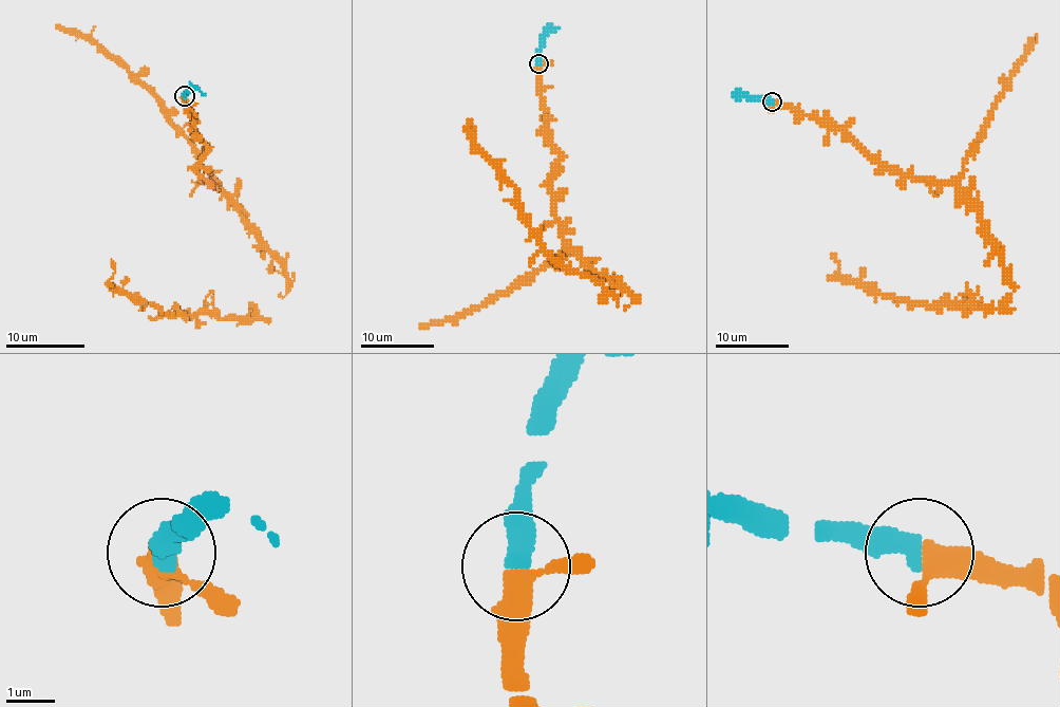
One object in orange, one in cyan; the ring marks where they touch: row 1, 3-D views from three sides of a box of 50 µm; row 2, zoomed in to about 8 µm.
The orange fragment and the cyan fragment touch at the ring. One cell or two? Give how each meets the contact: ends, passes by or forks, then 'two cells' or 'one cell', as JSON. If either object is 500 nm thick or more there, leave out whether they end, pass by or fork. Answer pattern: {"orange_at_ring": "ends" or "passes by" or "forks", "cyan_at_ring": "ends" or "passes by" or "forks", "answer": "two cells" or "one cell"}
{"orange_at_ring": "passes by", "cyan_at_ring": "ends", "answer": "one cell"}

